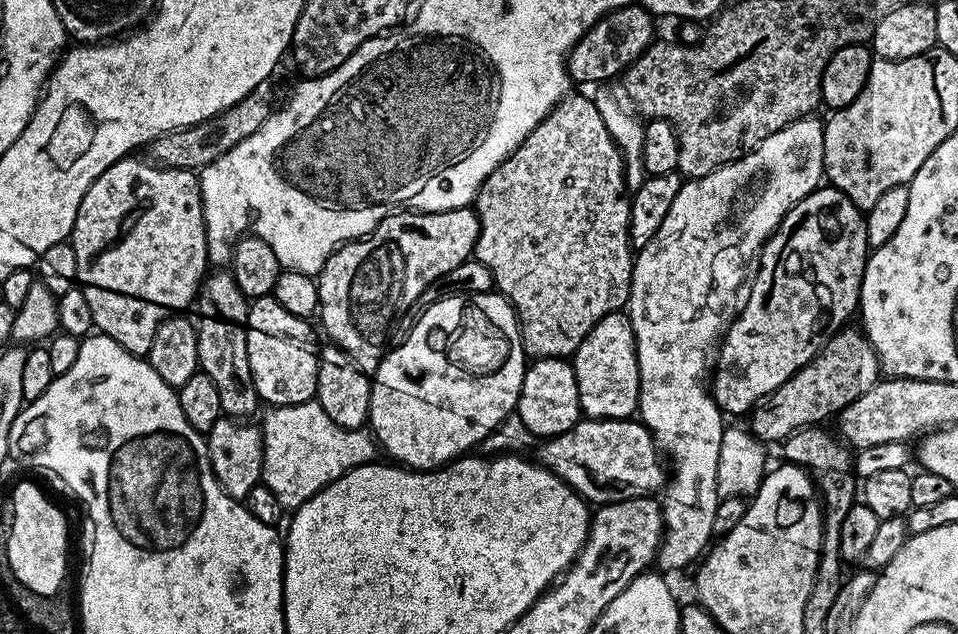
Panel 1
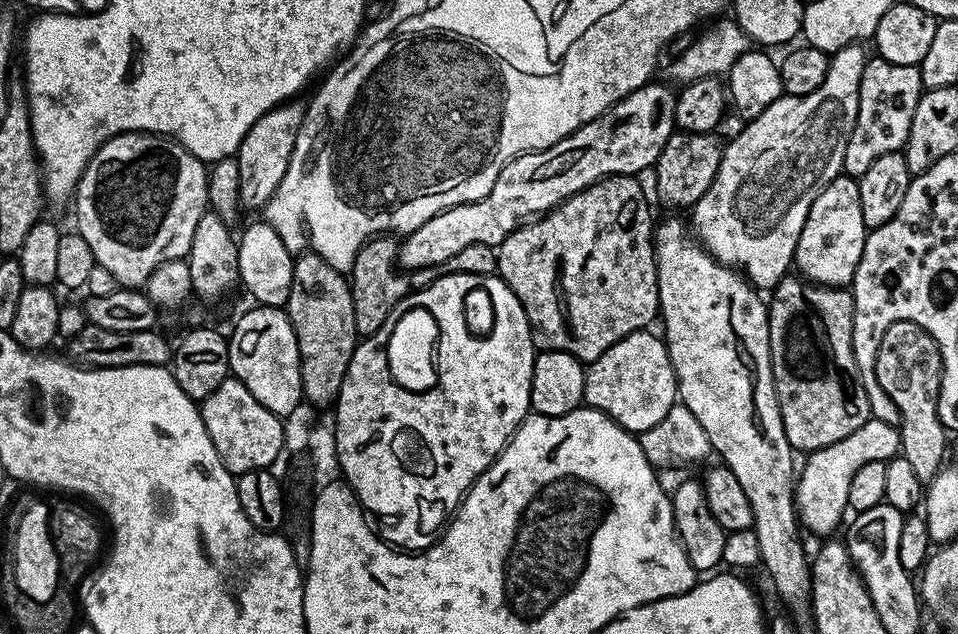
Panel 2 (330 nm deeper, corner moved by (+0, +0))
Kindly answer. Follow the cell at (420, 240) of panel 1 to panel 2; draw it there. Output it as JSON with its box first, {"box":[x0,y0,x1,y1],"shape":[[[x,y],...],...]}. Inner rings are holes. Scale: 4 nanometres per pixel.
{"box":[399,82,677,270],"shape":[[[649,82],[644,87],[634,90],[625,100],[617,100],[601,116],[580,125],[578,130],[574,130],[554,146],[543,148],[540,152],[521,152],[519,156],[515,156],[509,164],[502,166],[486,198],[478,198],[469,204],[448,208],[445,212],[440,212],[434,218],[427,220],[422,226],[418,226],[418,230],[407,233],[401,239],[404,241],[400,244],[399,267],[404,270],[429,268],[454,258],[454,254],[458,254],[458,250],[466,250],[466,246],[475,244],[499,246],[521,224],[552,211],[566,198],[586,190],[600,180],[605,180],[607,176],[636,176],[647,168],[649,171],[662,154],[668,139],[677,131],[674,118],[676,92],[668,89],[667,83],[664,83],[665,85],[656,83]]]}

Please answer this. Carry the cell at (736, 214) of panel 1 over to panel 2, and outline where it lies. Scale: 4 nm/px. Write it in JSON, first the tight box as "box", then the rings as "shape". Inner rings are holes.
{"box":[690,43,866,290],"shape":[[[854,43],[835,53],[828,61],[826,78],[822,82],[822,86],[818,86],[818,90],[814,90],[814,94],[806,94],[805,96],[783,95],[770,106],[766,106],[766,110],[762,110],[762,114],[758,114],[758,118],[747,121],[743,125],[744,129],[732,141],[727,141],[724,144],[722,162],[718,166],[718,174],[714,174],[714,182],[710,182],[710,190],[706,190],[706,194],[702,194],[702,198],[696,204],[693,204],[690,209],[690,215],[692,215],[690,228],[694,233],[695,239],[704,245],[705,250],[715,260],[737,270],[742,270],[748,283],[757,290],[765,290],[764,288],[768,288],[767,290],[775,289],[782,277],[789,275],[796,258],[798,238],[802,234],[802,226],[806,226],[806,214],[810,214],[810,206],[814,206],[814,198],[818,198],[818,194],[822,194],[822,190],[835,176],[843,173],[846,142],[850,142],[850,134],[854,130],[856,119],[858,118],[858,90],[862,82],[862,70],[866,63],[866,55],[864,56],[864,52],[860,48],[863,47],[859,43]]]}

